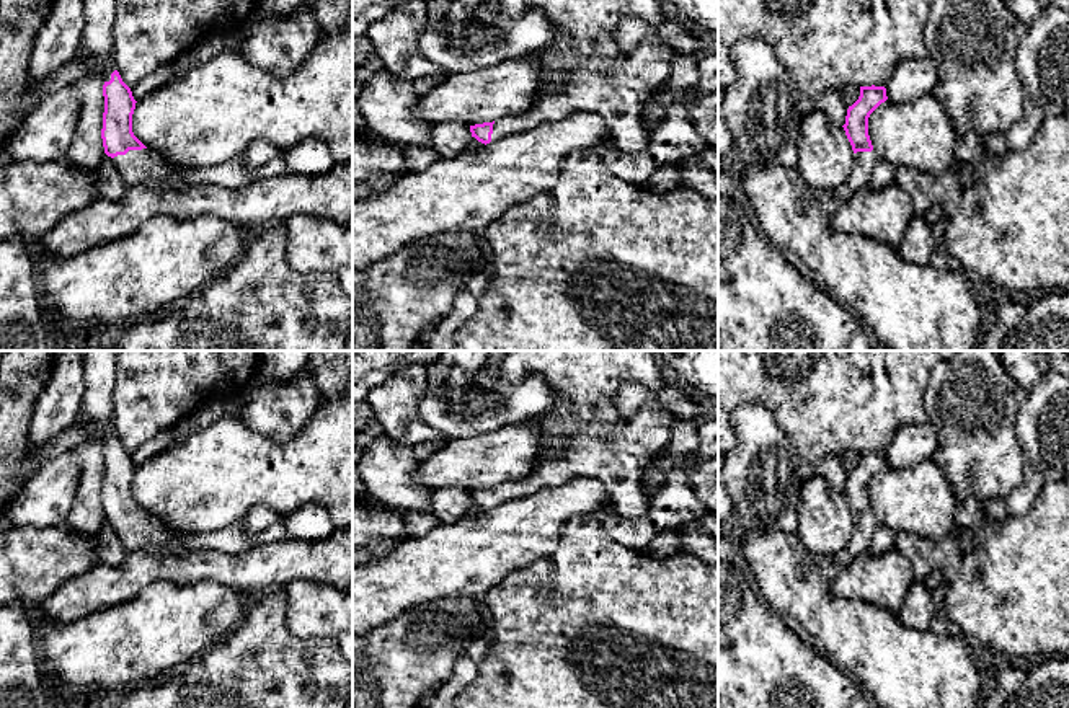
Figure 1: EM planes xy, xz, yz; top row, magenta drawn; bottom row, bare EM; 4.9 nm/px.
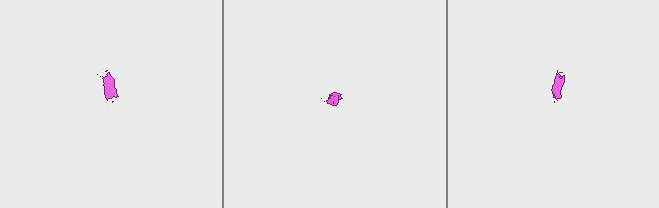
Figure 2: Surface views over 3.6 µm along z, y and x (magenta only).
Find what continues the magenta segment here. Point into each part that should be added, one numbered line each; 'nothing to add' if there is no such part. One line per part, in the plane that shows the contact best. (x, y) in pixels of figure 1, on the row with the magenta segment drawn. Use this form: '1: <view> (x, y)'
1: xy (20, 20)
2: xy (149, 168)

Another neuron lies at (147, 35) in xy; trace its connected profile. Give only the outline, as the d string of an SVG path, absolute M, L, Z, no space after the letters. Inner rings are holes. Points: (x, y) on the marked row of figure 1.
M116 0L113 26L114 64L132 88L157 69L173 64L183 52L214 33L237 33L251 21L258 0Z

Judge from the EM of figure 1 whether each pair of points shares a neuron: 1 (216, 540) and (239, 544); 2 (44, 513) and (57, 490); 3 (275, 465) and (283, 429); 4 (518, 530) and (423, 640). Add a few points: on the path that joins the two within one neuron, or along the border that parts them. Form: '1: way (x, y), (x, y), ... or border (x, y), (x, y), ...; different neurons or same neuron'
1: way (221, 540), (234, 540); same neuron
2: way (44, 508), (44, 503), (53, 495); same neuron
3: border (310, 418), (286, 441), (276, 441), (245, 424); different neurons
4: border (475, 597), (439, 597), (423, 606); different neurons

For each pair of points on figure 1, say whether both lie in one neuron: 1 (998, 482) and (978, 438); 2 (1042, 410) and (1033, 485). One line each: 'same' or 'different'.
1: same
2: same

